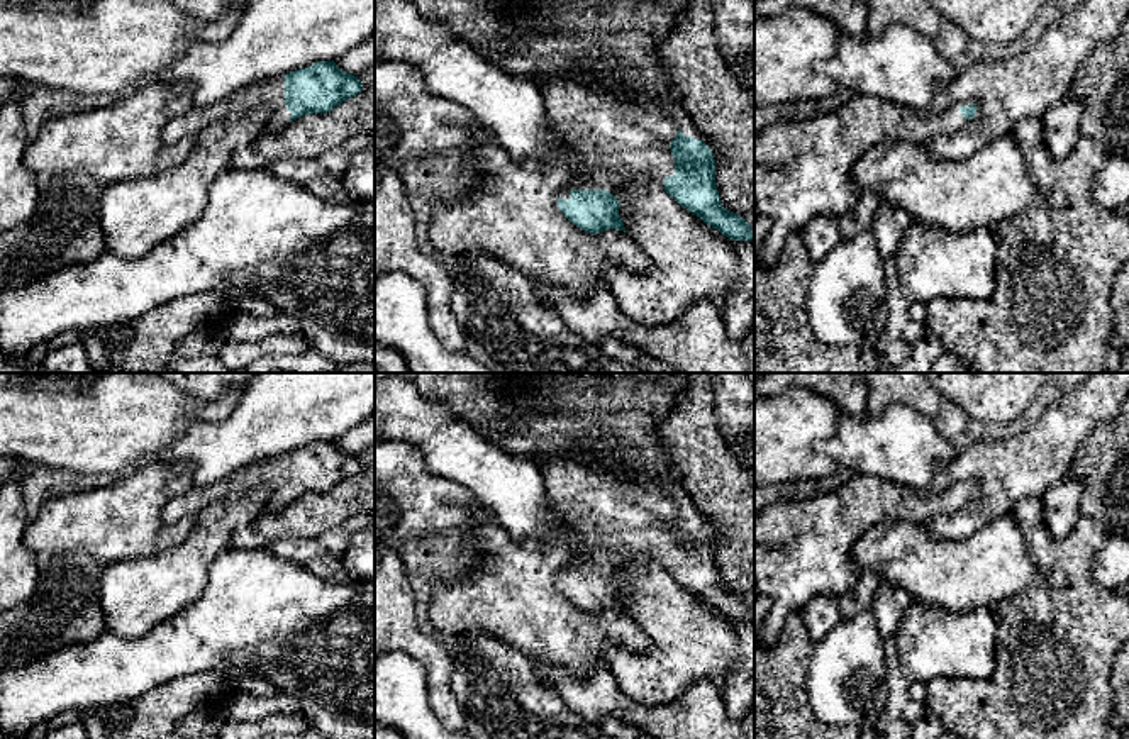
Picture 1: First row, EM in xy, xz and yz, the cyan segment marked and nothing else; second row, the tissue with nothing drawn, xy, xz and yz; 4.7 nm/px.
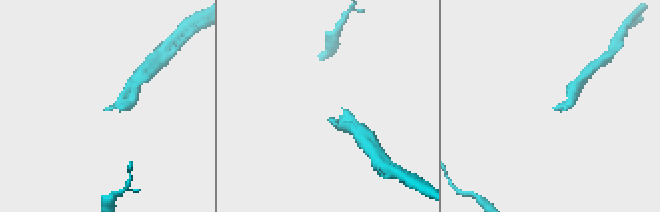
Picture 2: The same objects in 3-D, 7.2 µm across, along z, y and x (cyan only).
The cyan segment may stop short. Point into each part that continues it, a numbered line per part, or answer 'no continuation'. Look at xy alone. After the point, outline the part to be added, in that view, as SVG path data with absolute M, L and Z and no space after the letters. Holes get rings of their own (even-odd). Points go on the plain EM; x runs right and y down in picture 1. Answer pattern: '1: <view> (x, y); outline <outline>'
1: xy (270, 473); outline M285 454L247 464L214 485L192 486L166 503L163 519L171 524L181 517L197 517L209 503L256 488L264 488L270 495L266 512L280 512L290 503L292 492L285 485Z

